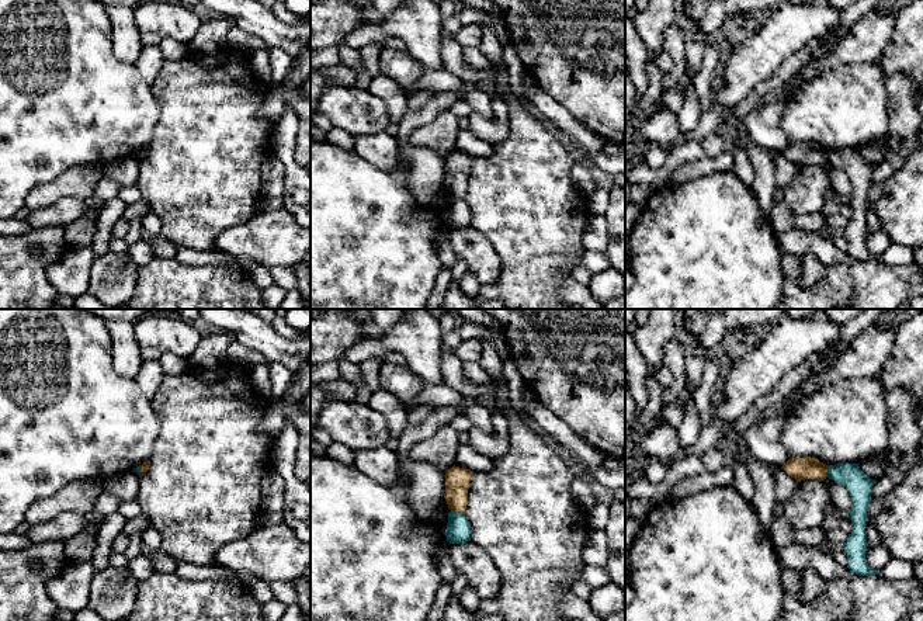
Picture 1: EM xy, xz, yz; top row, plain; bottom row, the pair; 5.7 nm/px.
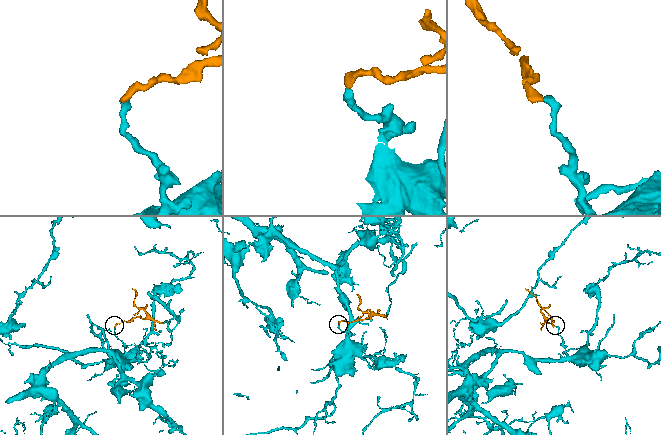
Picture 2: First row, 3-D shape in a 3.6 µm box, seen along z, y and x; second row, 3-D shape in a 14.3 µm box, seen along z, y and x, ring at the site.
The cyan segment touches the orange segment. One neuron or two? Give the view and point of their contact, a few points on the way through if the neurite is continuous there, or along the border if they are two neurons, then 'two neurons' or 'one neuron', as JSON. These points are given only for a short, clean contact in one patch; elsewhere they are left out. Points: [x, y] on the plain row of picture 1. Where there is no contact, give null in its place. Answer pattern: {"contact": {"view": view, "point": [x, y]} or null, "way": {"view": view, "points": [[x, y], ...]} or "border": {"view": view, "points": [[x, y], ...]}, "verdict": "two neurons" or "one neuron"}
{"contact": {"view": "xz", "point": [457, 198]}, "verdict": "two neurons"}

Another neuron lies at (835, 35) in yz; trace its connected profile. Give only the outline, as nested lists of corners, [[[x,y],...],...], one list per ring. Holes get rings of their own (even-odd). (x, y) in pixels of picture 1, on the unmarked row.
[[[842,20],[837,27],[832,28],[827,34],[822,35],[825,38],[823,45],[812,52],[808,62],[819,62],[850,32],[851,31],[849,31],[844,27],[843,20]]]

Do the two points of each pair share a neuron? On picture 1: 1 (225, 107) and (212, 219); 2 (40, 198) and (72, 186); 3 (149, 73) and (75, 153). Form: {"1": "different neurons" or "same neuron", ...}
{"1": "same neuron", "2": "same neuron", "3": "different neurons"}

